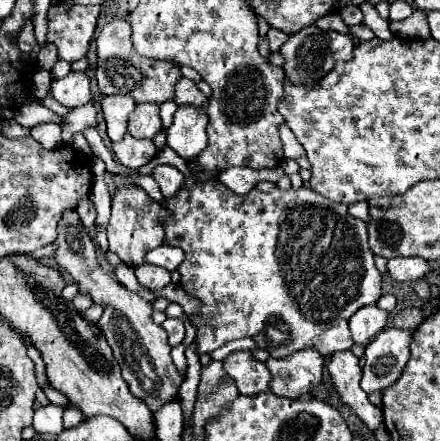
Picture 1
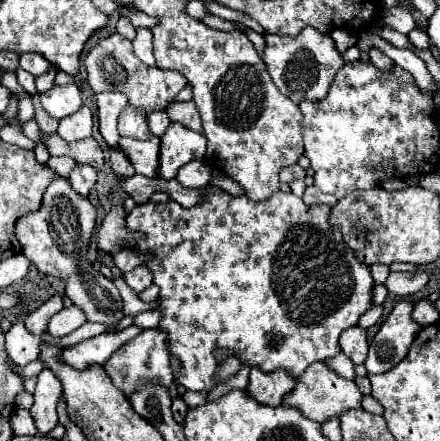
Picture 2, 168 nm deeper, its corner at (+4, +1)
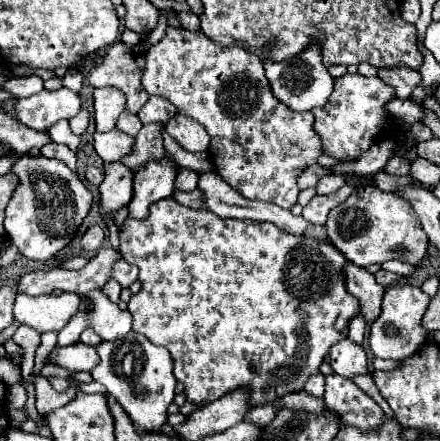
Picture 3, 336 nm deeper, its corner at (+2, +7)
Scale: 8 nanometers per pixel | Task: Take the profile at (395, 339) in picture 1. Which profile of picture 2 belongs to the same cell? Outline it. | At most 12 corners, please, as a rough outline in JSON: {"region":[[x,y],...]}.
{"region":[[398,302],[370,342],[368,374],[402,362],[420,328]]}

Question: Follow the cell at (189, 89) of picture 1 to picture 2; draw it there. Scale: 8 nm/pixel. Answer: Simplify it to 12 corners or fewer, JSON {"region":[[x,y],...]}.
{"region":[[194,100],[172,102],[166,110],[172,122],[202,132]]}

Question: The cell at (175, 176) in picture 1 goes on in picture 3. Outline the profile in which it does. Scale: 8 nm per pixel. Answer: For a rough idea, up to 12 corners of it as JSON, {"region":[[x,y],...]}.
{"region":[[94,132],[94,150],[104,162],[120,160],[134,138],[118,132]]}

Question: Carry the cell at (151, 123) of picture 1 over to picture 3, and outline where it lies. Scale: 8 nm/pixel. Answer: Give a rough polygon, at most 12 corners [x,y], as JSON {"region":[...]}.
{"region":[[136,114],[118,116],[116,128],[128,136],[136,136],[142,122]]}

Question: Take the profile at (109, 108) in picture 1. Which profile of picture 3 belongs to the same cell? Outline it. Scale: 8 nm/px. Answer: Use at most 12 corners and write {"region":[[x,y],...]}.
{"region":[[116,88],[94,90],[98,132],[116,126],[126,98]]}

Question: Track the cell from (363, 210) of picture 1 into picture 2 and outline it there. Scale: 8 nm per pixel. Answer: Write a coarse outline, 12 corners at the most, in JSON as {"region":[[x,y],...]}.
{"region":[[308,186],[302,200],[306,204],[336,204],[335,198]]}

